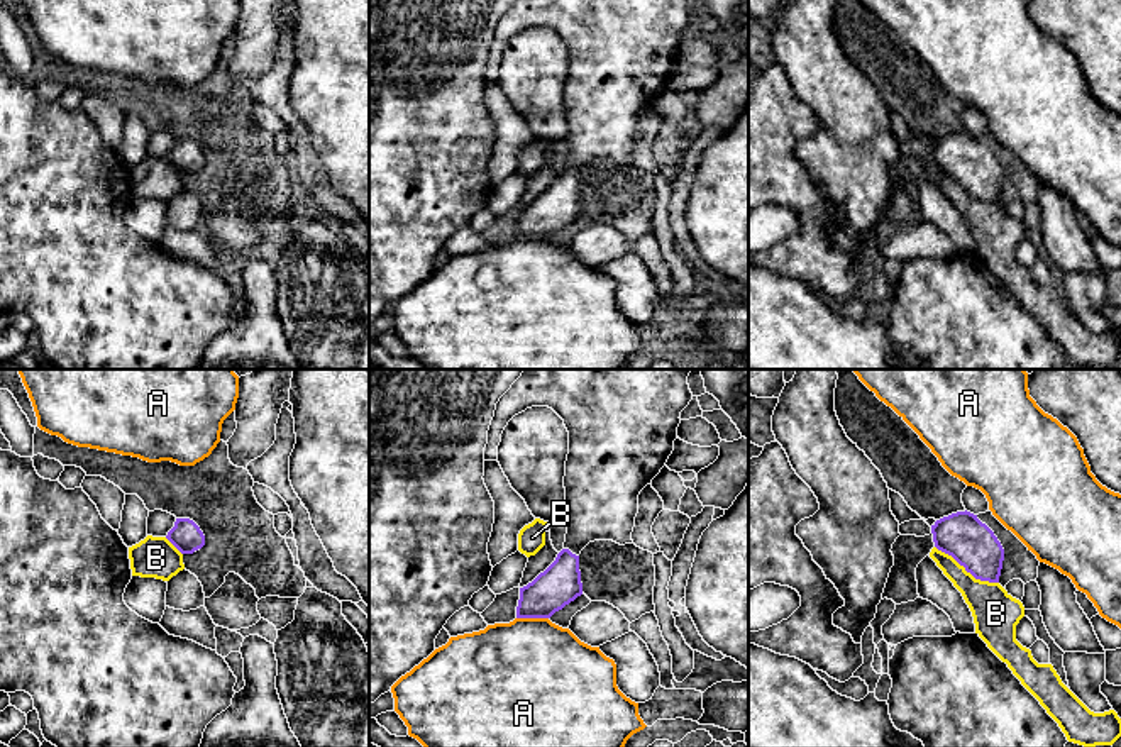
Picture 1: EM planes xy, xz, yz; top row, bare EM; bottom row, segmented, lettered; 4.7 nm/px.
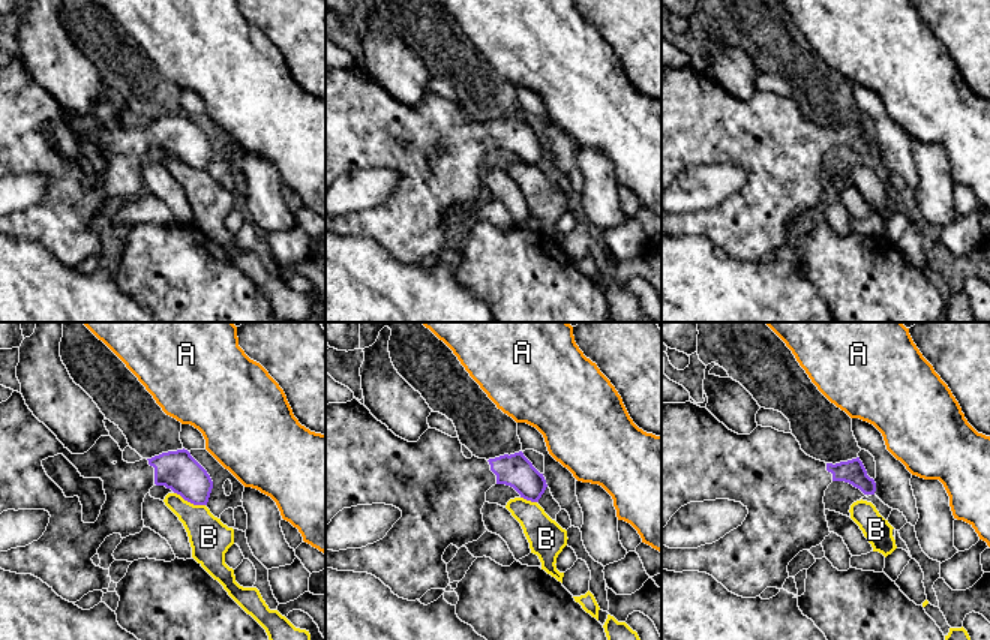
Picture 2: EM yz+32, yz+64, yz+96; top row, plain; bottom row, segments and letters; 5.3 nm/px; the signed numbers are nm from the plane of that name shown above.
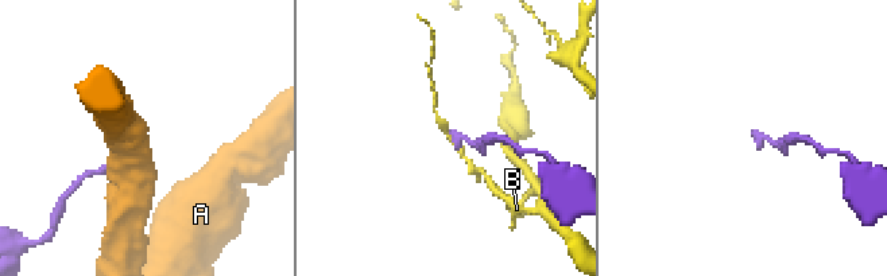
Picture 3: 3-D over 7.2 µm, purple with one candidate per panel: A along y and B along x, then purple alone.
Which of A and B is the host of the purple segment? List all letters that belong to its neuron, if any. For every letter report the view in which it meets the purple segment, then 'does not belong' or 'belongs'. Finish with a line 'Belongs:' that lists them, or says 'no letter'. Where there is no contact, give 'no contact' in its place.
A: xz | does not belong
B: yz | does not belong
Belongs: no letter

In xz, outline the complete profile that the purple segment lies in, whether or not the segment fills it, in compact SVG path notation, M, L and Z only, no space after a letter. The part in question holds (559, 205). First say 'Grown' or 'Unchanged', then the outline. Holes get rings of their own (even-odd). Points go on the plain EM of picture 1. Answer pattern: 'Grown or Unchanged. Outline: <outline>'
Grown. Outline: M516 0L500 19L488 51L484 81L498 81L505 47L527 29L552 29L569 53L564 169L544 193L520 208L516 239L550 239L583 215L579 174L589 163L633 164L638 115L672 75L681 32L691 20L688 0Z

